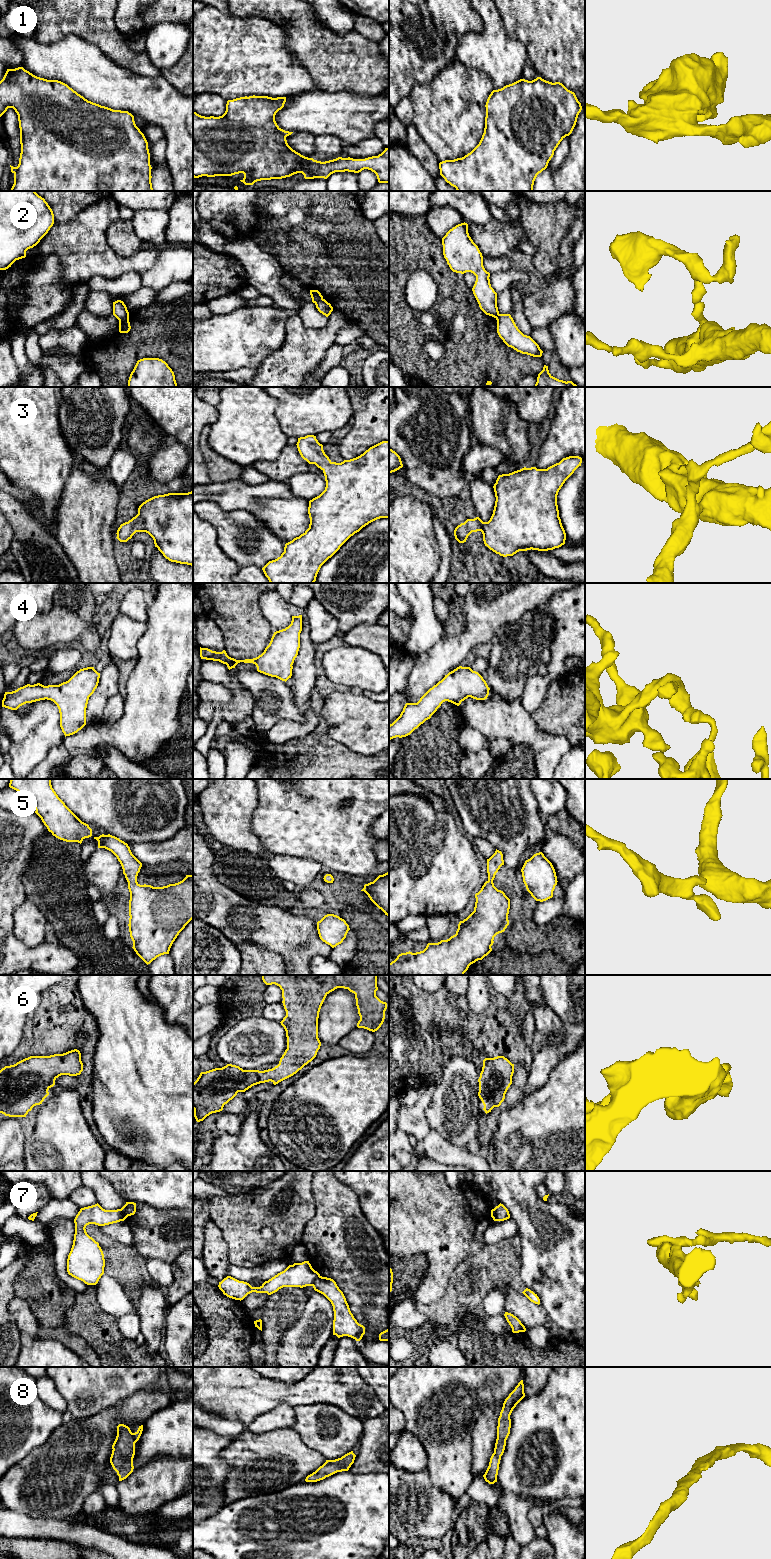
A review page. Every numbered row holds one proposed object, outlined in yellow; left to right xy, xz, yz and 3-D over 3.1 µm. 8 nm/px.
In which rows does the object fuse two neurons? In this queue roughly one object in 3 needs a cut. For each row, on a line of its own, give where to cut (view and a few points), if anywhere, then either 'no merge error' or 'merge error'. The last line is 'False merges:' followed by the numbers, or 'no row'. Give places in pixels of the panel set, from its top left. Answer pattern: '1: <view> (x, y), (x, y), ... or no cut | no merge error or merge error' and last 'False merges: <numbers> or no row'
1: no cut | no merge error
2: xy (128, 315), (119, 320) | merge error
3: no cut | no merge error
4: no cut | no merge error
5: no cut | no merge error
6: no cut | no merge error
7: xy (119, 1209), (122, 1220) | merge error
8: no cut | no merge error
False merges: 2, 7

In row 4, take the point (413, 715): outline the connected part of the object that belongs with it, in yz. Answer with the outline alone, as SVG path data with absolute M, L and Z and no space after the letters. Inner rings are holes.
M459 666L430 688L417 703L406 703L400 716L389 725L389 741L410 735L437 711L445 701L457 706L471 697L485 700L490 688L470 667Z

